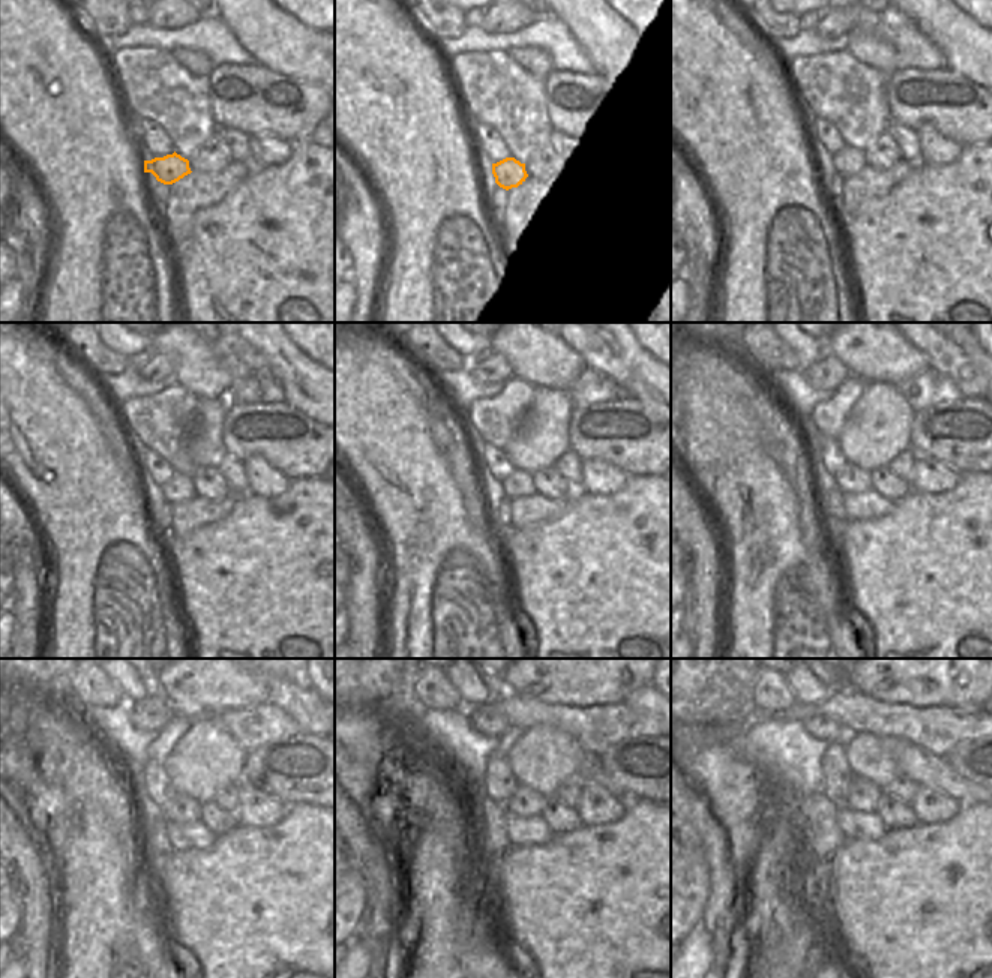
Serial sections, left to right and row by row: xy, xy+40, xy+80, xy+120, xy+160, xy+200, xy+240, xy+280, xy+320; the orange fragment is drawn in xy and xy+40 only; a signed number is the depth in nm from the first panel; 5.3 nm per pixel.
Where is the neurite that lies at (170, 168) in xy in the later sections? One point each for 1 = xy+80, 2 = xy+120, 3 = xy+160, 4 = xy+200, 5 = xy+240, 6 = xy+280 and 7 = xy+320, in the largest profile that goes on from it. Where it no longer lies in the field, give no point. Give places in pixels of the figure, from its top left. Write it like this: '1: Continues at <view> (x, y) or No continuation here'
1: Continues at xy+80 (850, 161)
2: Continues at xy+120 (179, 488)
3: Continues at xy+160 (520, 483)
4: Continues at xy+200 (850, 480)
5: Continues at xy+240 (180, 809)
6: Continues at xy+280 (524, 803)
7: Continues at xy+320 (863, 795).

